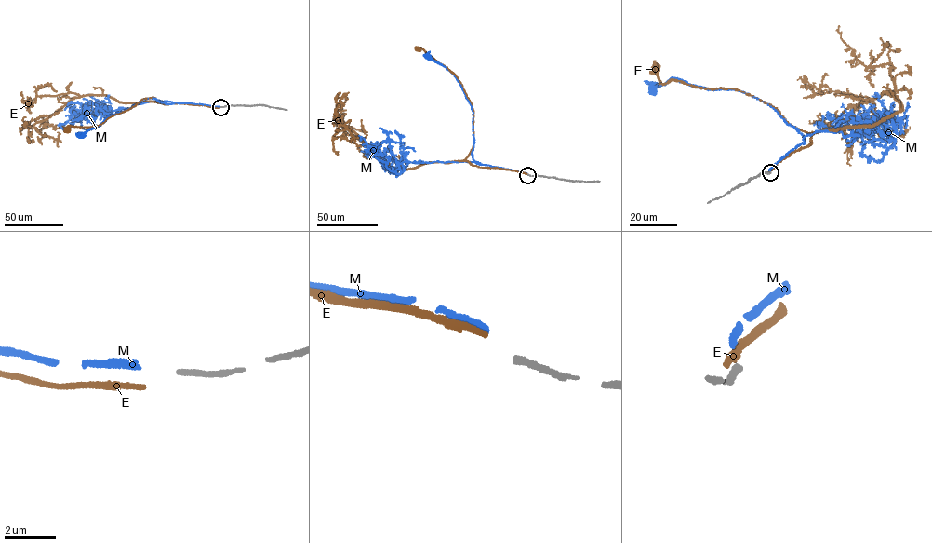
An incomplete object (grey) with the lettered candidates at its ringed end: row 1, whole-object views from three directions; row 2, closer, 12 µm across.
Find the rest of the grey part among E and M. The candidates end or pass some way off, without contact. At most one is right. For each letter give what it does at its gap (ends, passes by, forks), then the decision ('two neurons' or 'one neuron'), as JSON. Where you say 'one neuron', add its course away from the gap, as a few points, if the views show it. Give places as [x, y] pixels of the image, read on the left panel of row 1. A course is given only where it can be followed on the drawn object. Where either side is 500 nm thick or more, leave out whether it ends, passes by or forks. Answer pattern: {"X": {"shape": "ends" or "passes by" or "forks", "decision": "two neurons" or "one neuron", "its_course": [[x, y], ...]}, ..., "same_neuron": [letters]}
{"E": {"shape": "ends", "decision": "two neurons"}, "M": {"shape": "ends", "decision": "two neurons"}, "same_neuron": []}

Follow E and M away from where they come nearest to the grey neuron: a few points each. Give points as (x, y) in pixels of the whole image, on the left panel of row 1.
E: (219, 107), (164, 104), (158, 102), (154, 98), (148, 98), (99, 125), (70, 126), (67, 129)
M: (219, 106), (166, 103), (146, 98), (109, 115), (80, 135)

